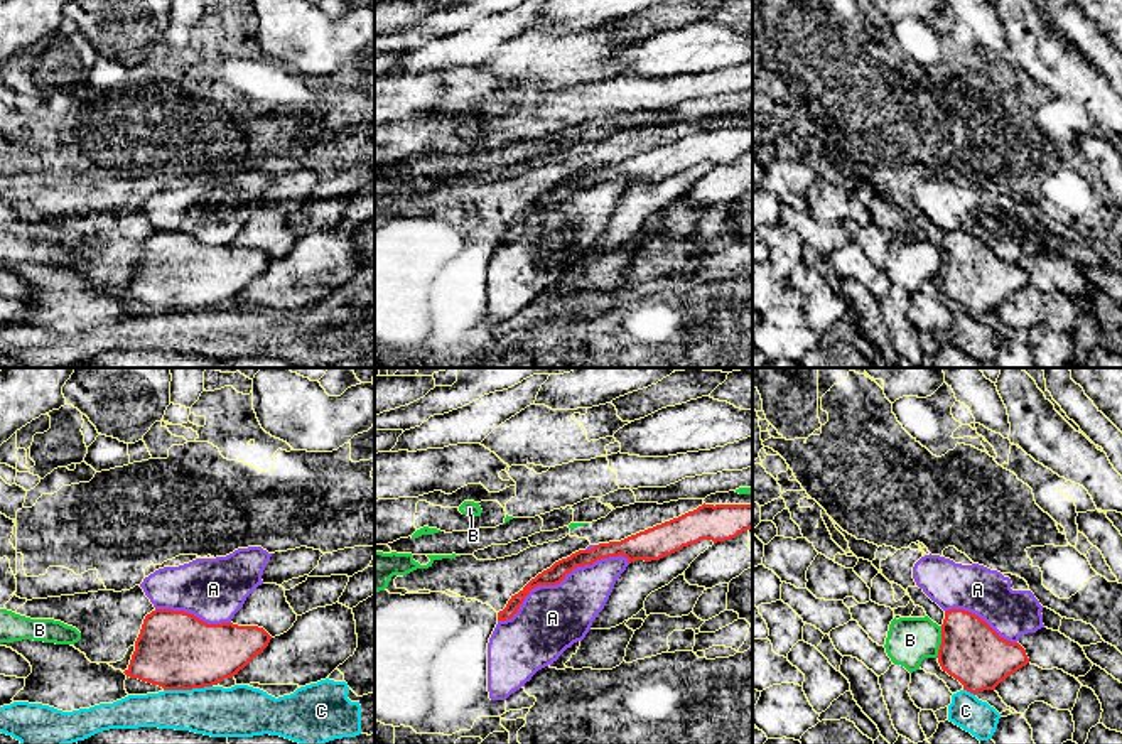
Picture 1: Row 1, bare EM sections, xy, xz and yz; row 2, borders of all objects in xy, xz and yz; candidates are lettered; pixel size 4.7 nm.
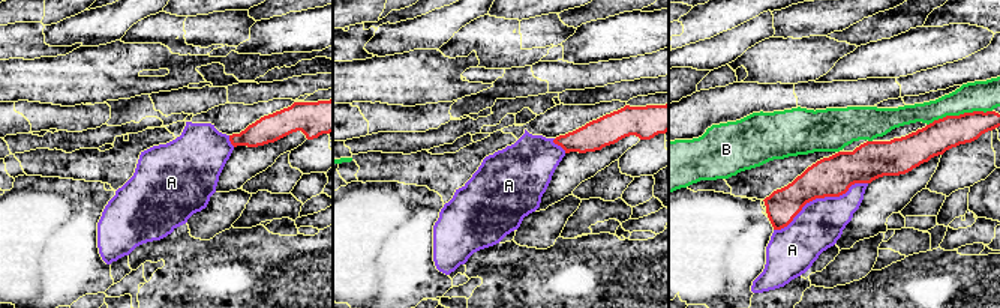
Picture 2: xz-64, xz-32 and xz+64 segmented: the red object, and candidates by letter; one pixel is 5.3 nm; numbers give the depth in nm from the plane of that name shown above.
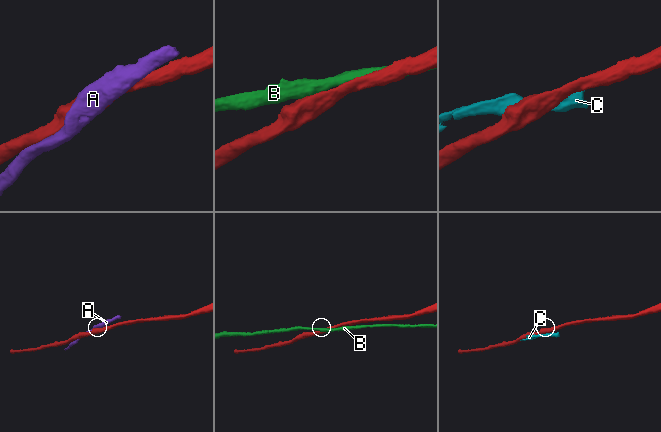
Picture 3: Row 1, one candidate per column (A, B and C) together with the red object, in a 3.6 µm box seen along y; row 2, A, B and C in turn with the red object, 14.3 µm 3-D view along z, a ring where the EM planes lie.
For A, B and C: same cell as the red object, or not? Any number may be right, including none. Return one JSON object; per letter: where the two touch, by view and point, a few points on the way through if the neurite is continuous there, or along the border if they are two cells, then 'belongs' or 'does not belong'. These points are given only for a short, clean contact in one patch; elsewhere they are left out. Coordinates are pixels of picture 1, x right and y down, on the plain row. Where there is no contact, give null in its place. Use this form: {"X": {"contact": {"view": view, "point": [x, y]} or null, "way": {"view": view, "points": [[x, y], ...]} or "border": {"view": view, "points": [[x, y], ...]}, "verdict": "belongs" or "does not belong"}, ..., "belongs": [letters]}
{"A": {"contact": {"view": "xz", "point": [560, 203]}, "verdict": "does not belong"}, "B": {"contact": {"view": "yz", "point": [942, 264]}, "verdict": "does not belong"}, "C": {"contact": {"view": "xy", "point": [188, 311]}, "border": {"view": "xy", "points": [[211, 307], [164, 312]]}, "verdict": "does not belong"}, "belongs": []}

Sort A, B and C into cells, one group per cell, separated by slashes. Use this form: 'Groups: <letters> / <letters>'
Groups: A / B / C

